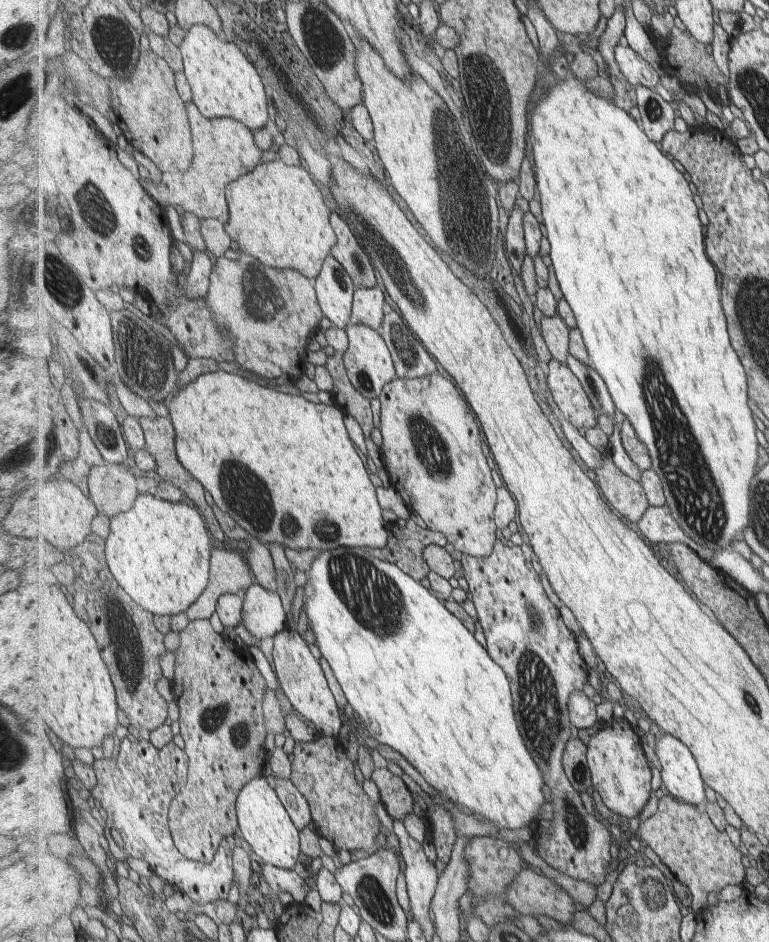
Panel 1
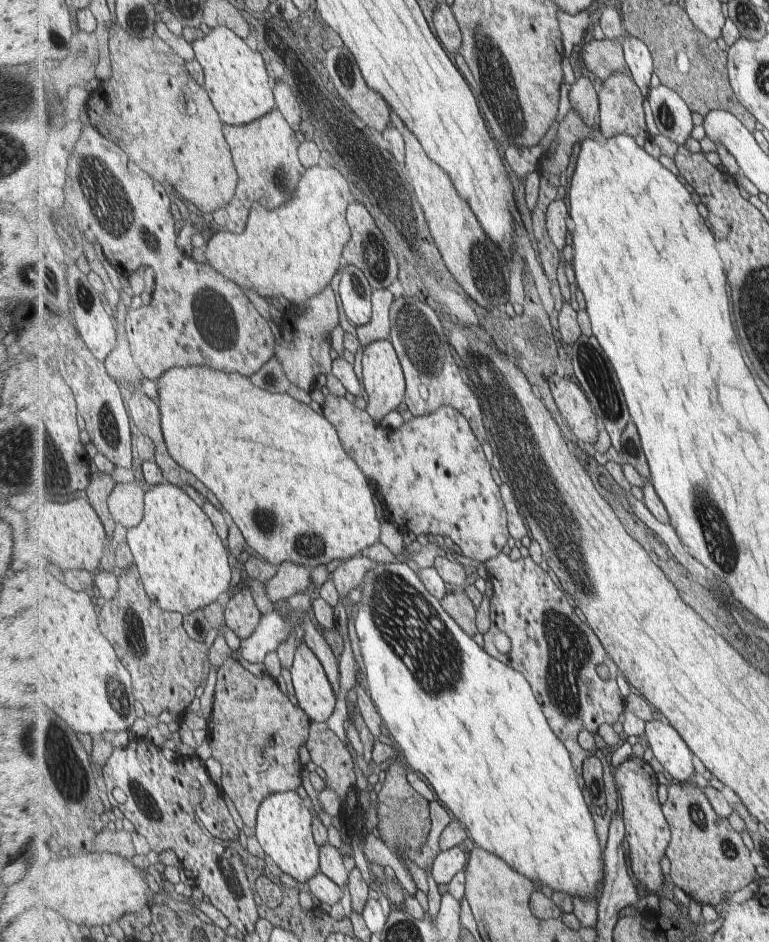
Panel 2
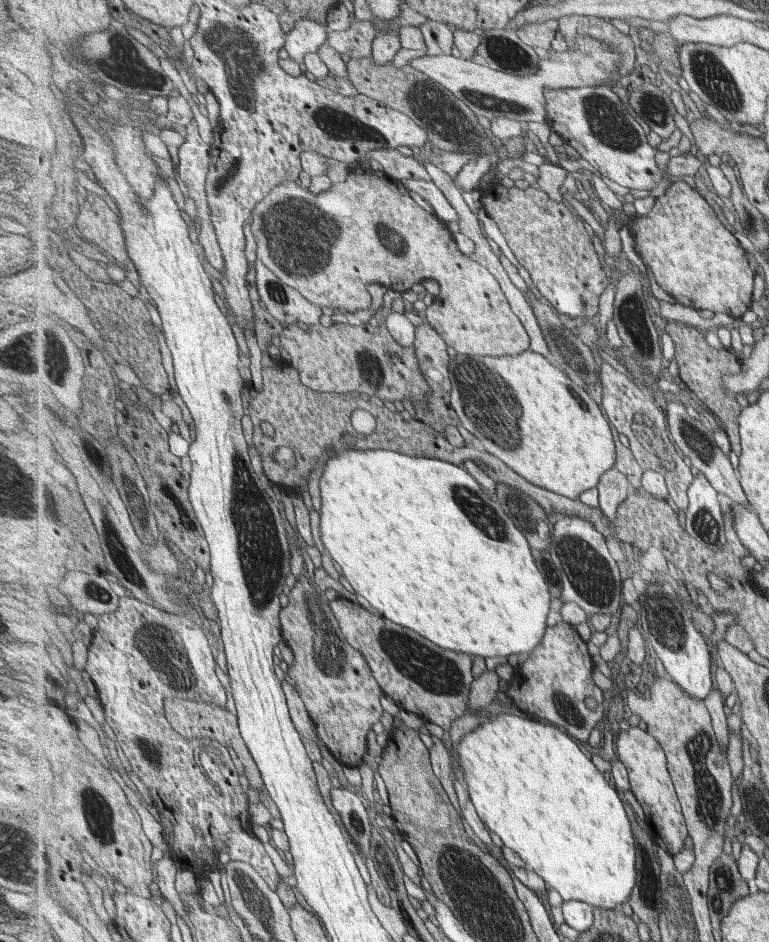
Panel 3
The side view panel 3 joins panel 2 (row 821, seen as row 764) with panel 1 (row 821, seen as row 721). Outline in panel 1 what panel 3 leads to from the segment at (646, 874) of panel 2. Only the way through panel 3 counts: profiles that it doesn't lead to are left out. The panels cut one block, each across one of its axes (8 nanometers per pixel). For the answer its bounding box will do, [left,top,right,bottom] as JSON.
[588,718,651,823]

